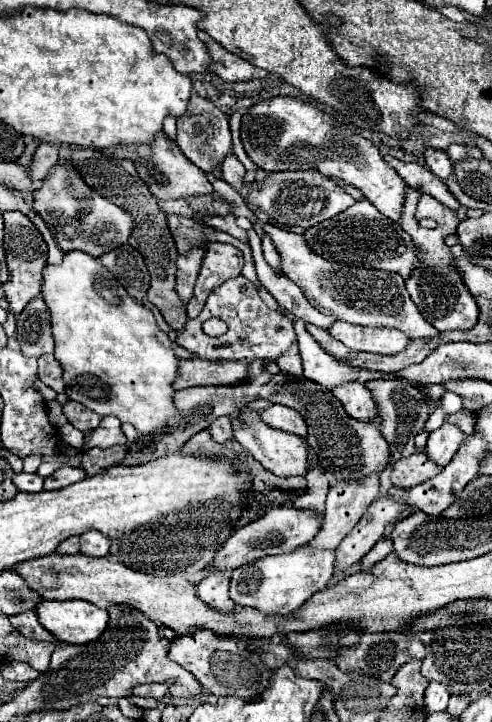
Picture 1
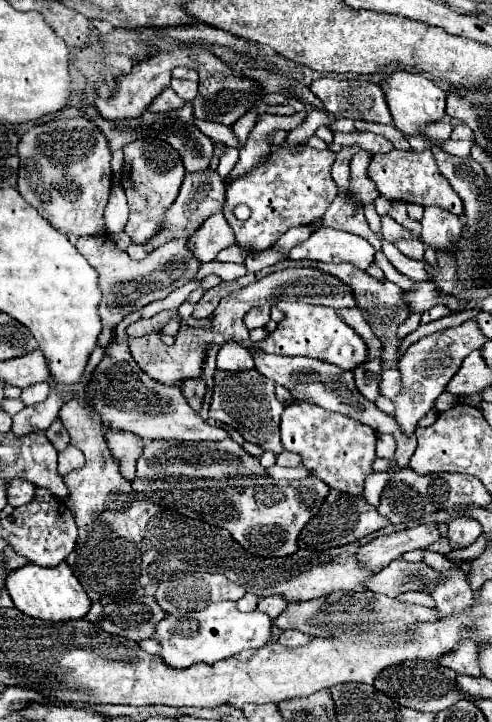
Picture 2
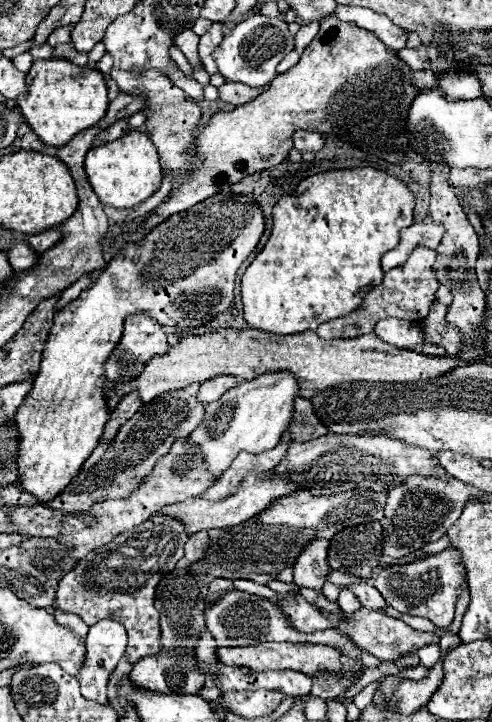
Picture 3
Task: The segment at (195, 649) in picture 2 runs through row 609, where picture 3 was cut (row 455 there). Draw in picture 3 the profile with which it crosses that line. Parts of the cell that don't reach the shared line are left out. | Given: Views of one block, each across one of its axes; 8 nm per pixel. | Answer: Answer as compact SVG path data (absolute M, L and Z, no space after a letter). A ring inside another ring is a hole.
M266 372L254 380L242 380L220 396L220 400L206 404L202 424L190 434L190 442L200 444L208 470L216 480L228 470L236 454L248 450L252 454L264 452L276 446L288 428L294 414L294 400L298 398L300 384L292 372Z

